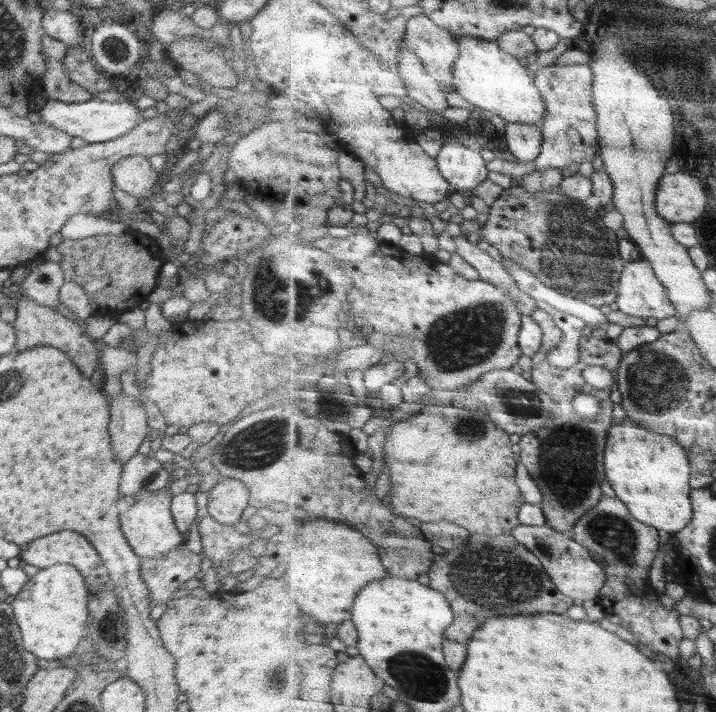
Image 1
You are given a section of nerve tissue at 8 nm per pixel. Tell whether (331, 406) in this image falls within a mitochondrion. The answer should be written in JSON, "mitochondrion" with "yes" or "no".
{"mitochondrion":"yes"}

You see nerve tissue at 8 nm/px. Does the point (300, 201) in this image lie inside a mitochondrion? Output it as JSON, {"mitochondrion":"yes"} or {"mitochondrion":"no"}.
{"mitochondrion":"no"}

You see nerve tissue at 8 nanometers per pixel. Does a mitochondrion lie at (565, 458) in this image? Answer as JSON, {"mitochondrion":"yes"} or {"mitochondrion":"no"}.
{"mitochondrion":"yes"}

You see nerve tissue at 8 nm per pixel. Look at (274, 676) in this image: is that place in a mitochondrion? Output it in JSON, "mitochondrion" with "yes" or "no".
{"mitochondrion":"yes"}

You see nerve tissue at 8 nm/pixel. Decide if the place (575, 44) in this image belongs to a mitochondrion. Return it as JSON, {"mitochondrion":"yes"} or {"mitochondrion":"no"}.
{"mitochondrion":"no"}

